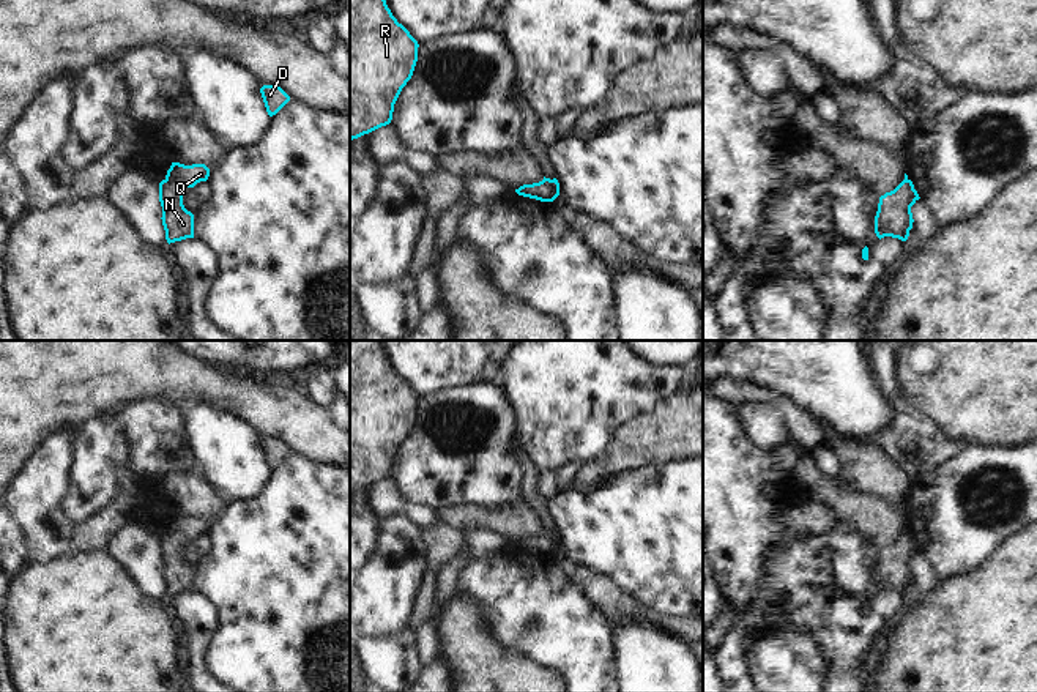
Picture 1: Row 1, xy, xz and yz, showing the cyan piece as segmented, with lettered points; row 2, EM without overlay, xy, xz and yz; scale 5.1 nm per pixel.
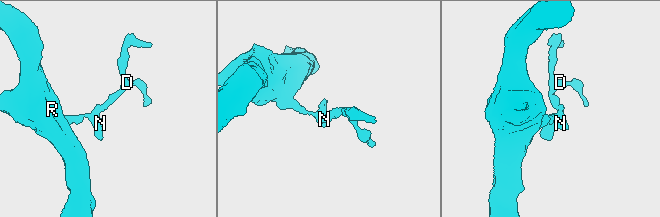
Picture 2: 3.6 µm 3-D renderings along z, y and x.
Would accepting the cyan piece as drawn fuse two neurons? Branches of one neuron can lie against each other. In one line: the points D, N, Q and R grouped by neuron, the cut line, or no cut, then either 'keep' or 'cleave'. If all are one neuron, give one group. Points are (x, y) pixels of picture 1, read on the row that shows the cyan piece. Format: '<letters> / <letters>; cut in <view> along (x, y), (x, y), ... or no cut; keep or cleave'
D N Q R; no cut; keep

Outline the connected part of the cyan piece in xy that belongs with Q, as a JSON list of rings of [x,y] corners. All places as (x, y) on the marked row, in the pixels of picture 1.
[[[172,162],[165,178],[159,183],[161,219],[169,244],[194,238],[194,214],[184,208],[183,195],[186,188],[194,188],[208,177],[210,169],[205,164]]]

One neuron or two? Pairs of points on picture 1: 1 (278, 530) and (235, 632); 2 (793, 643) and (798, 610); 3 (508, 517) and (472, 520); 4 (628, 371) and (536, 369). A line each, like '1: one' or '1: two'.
1: one
2: two
3: one
4: one

